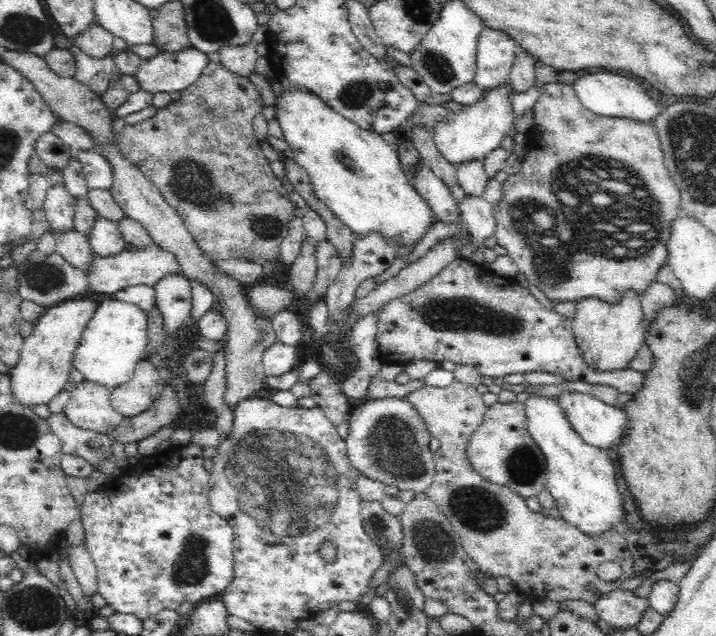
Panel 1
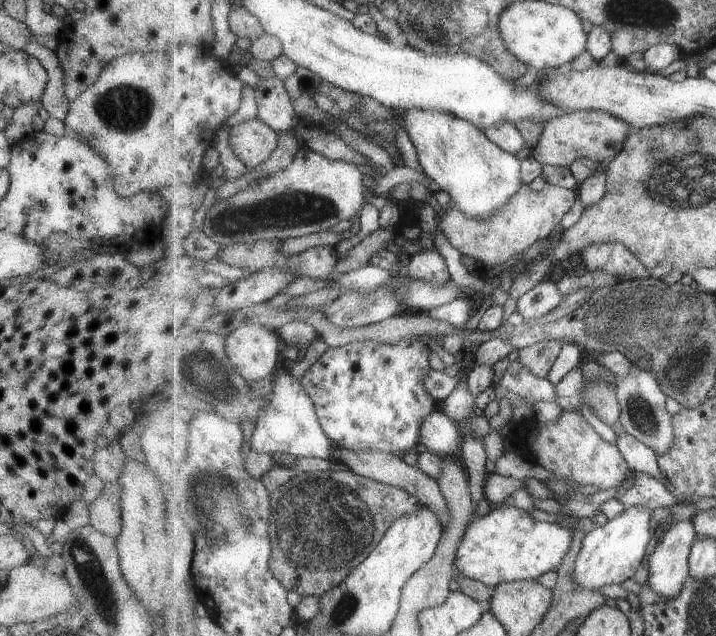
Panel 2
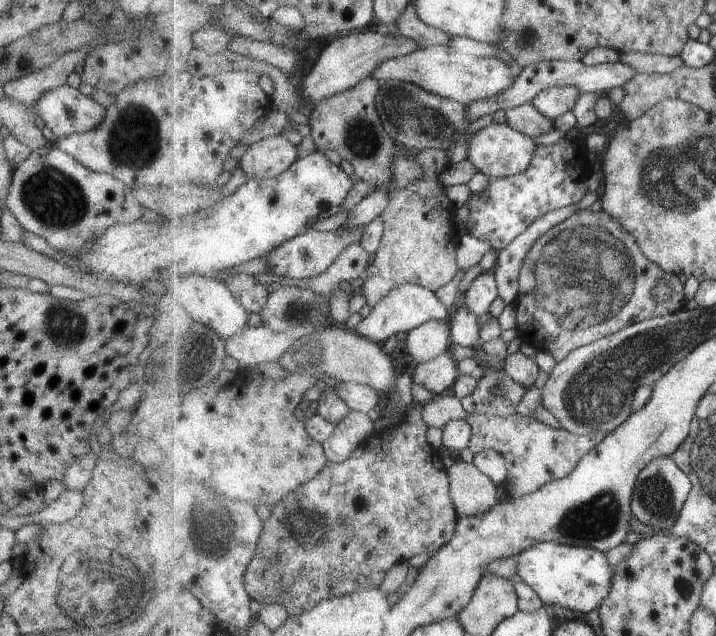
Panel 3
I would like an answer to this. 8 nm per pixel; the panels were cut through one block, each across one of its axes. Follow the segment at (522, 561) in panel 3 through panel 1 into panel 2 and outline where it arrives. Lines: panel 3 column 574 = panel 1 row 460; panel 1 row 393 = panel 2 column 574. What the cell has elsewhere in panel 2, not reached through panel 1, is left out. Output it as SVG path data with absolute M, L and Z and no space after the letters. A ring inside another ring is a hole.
M501 504L467 528L456 555L457 568L463 576L494 588L505 581L538 581L544 574L558 570L574 540L573 528L537 520L528 510Z

